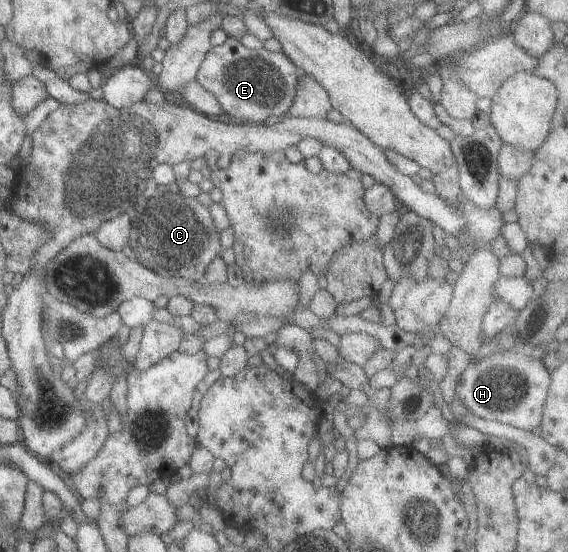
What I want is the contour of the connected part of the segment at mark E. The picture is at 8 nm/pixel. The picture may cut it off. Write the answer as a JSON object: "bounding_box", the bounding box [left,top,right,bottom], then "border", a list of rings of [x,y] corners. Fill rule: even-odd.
{"bounding_box":[194,38,299,122],"border":[[[227,38],[221,45],[211,47],[205,53],[194,81],[215,97],[225,119],[238,122],[264,122],[270,116],[280,119],[283,113],[289,109],[289,105],[293,101],[298,73],[299,71],[293,66],[293,63],[282,52],[271,53],[263,47],[247,49],[235,38]]]}

